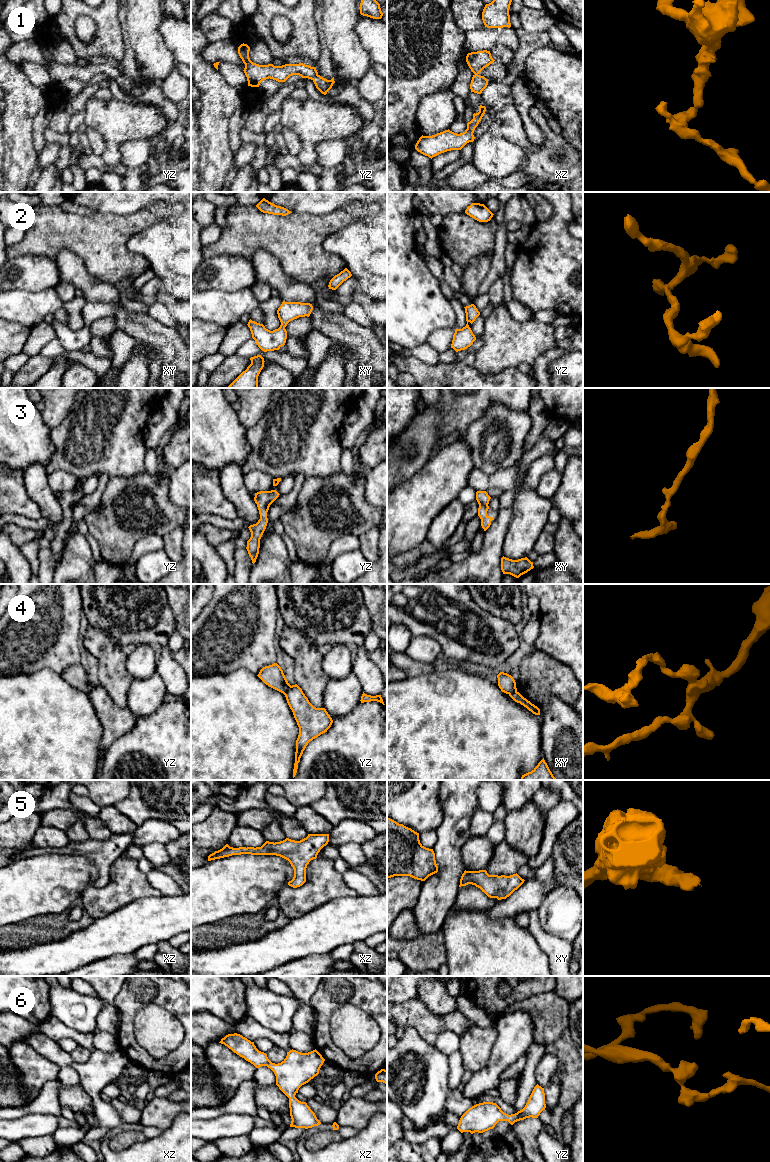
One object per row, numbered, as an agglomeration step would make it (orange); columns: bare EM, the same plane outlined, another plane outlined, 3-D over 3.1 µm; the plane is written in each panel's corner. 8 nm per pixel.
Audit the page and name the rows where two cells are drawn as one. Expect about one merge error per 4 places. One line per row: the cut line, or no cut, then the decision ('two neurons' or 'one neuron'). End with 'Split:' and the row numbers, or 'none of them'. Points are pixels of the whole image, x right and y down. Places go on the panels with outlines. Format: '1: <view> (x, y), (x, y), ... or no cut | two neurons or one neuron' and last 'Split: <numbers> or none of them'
1: no cut | one neuron
2: no cut | one neuron
3: no cut | one neuron
4: yz (291, 686), (284, 694) | two neurons
5: no cut | one neuron
6: no cut | one neuron
Split: 4

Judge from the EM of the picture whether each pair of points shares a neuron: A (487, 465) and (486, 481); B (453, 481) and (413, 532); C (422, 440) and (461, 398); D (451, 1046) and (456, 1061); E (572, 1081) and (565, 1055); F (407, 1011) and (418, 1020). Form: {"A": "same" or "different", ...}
{"A": "different", "B": "same", "C": "same", "D": "different", "E": "same", "F": "same"}

